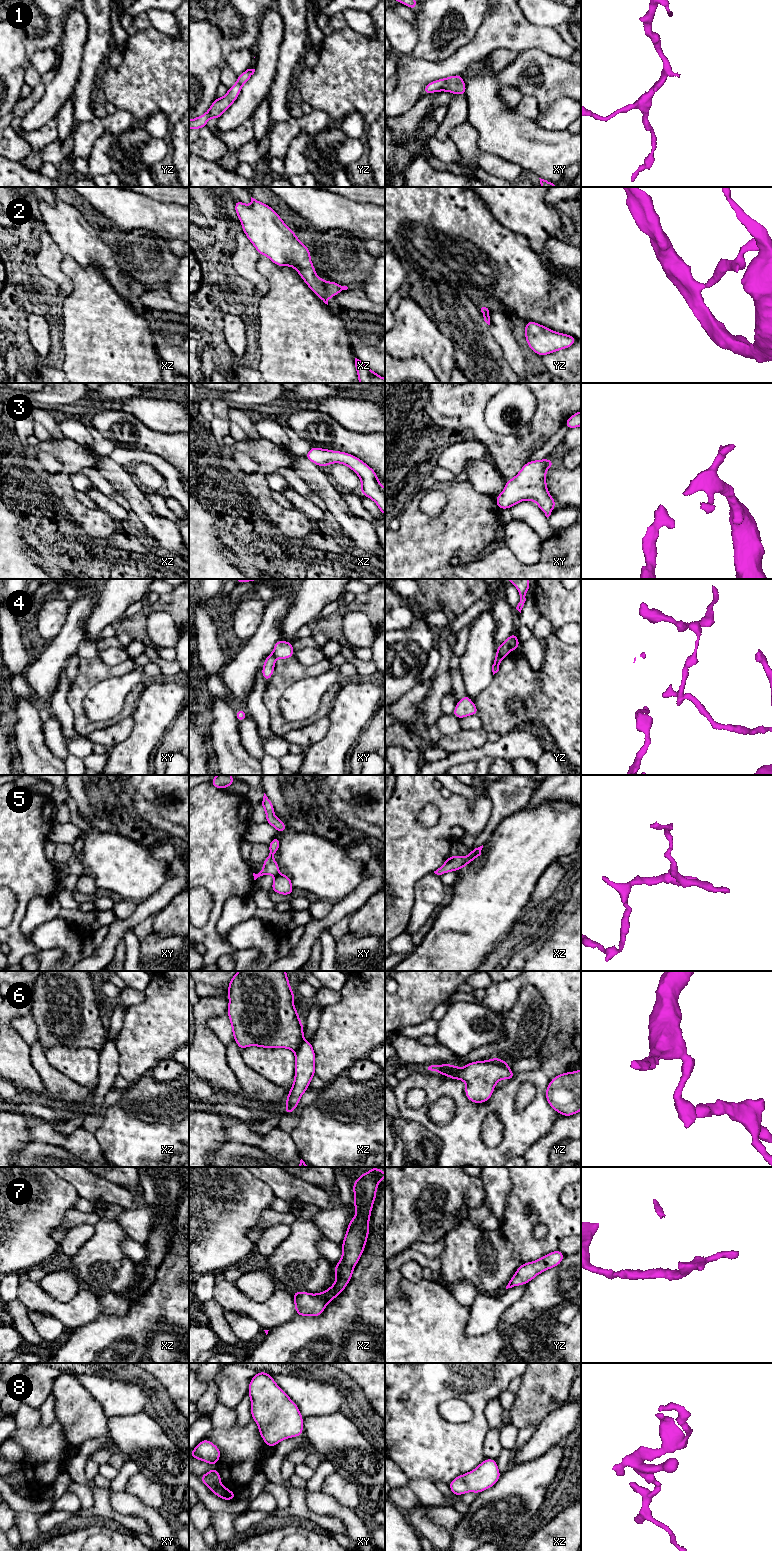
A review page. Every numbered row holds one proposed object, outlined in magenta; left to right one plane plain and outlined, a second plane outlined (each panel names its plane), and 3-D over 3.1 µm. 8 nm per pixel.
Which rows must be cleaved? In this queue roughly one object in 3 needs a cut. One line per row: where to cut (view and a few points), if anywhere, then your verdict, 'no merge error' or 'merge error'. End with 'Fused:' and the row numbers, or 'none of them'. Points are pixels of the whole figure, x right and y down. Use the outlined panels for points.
1: no cut | no merge error
2: yz (488, 312), (483, 315) | merge error
3: no cut | no merge error
4: yz (496, 654), (502, 657) | merge error
5: xz (472, 850), (474, 858) | merge error
6: xz (304, 1040), (295, 1051) | merge error
7: no cut | no merge error
8: no cut | no merge error
Fused: 2, 4, 5, 6

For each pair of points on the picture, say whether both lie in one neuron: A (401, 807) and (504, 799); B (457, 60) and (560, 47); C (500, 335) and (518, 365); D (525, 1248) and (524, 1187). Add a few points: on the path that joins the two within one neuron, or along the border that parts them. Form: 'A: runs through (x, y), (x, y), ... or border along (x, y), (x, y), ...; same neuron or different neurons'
A: border along (489, 796), (491, 811), (489, 820), (486, 823); different neurons
B: runs through (483, 43), (485, 41), (534, 40); same neuron
C: runs through (507, 342), (515, 358); same neuron
D: runs through (523, 1233), (524, 1202); same neuron

